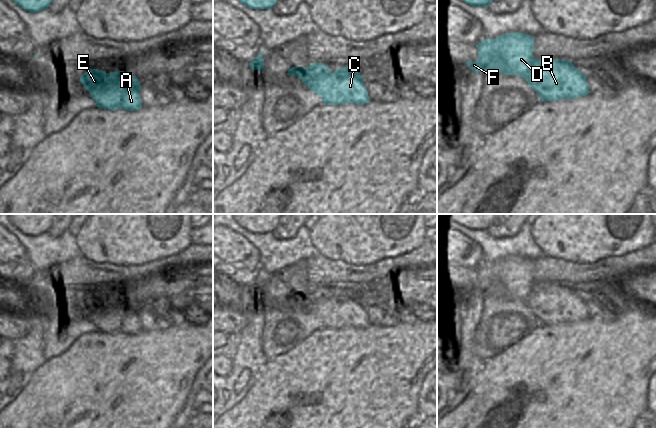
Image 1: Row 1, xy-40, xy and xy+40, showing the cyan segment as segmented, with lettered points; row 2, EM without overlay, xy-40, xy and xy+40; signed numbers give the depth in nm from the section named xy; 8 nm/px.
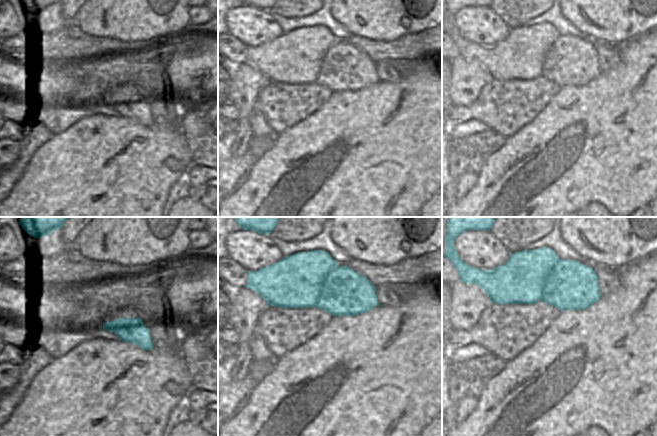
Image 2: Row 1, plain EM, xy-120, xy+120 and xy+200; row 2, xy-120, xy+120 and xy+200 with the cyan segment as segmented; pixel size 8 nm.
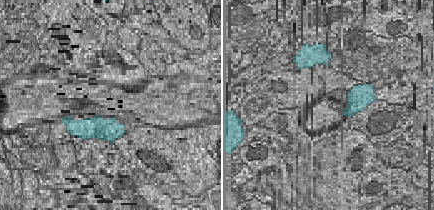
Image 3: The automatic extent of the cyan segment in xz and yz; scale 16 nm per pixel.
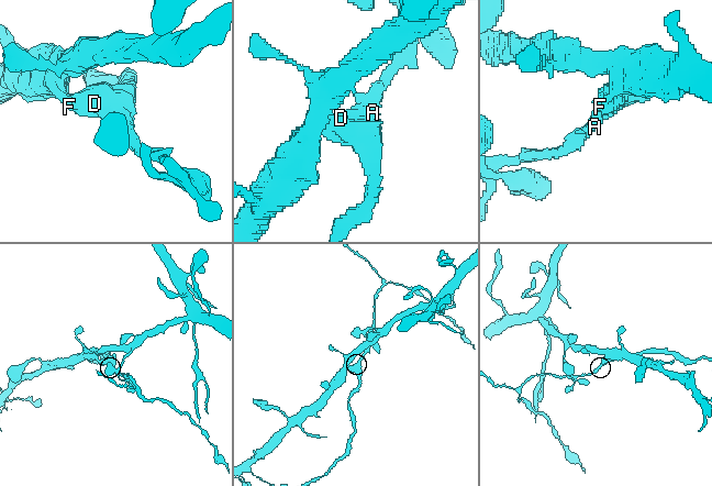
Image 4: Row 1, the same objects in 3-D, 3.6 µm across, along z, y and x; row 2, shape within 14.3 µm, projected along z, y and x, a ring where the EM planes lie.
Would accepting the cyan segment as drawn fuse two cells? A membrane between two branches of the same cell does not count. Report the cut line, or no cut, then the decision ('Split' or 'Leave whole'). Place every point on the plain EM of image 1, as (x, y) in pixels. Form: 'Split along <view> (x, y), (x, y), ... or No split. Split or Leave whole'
Split along xy+40 (534, 283), (523, 300). Split

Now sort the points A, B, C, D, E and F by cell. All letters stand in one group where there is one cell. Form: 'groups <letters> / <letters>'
groups A B C E / D F

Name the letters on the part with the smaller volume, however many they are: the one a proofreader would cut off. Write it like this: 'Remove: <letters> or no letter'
Remove: A, B, C, E

